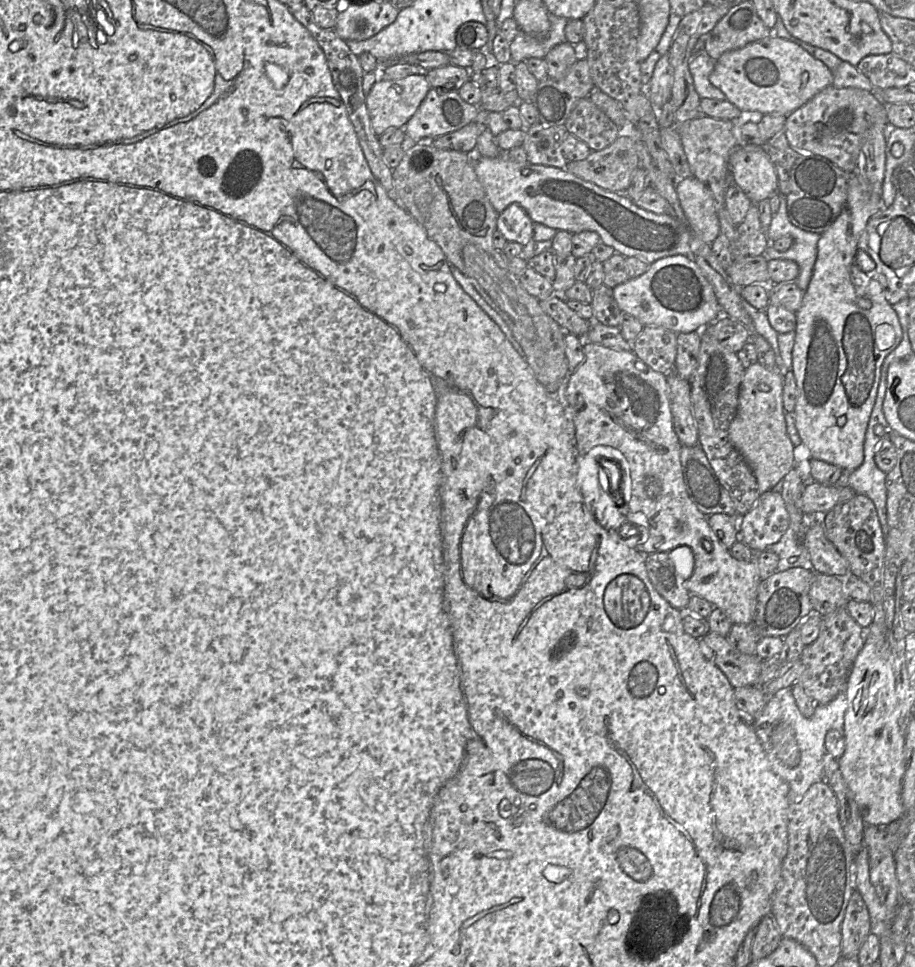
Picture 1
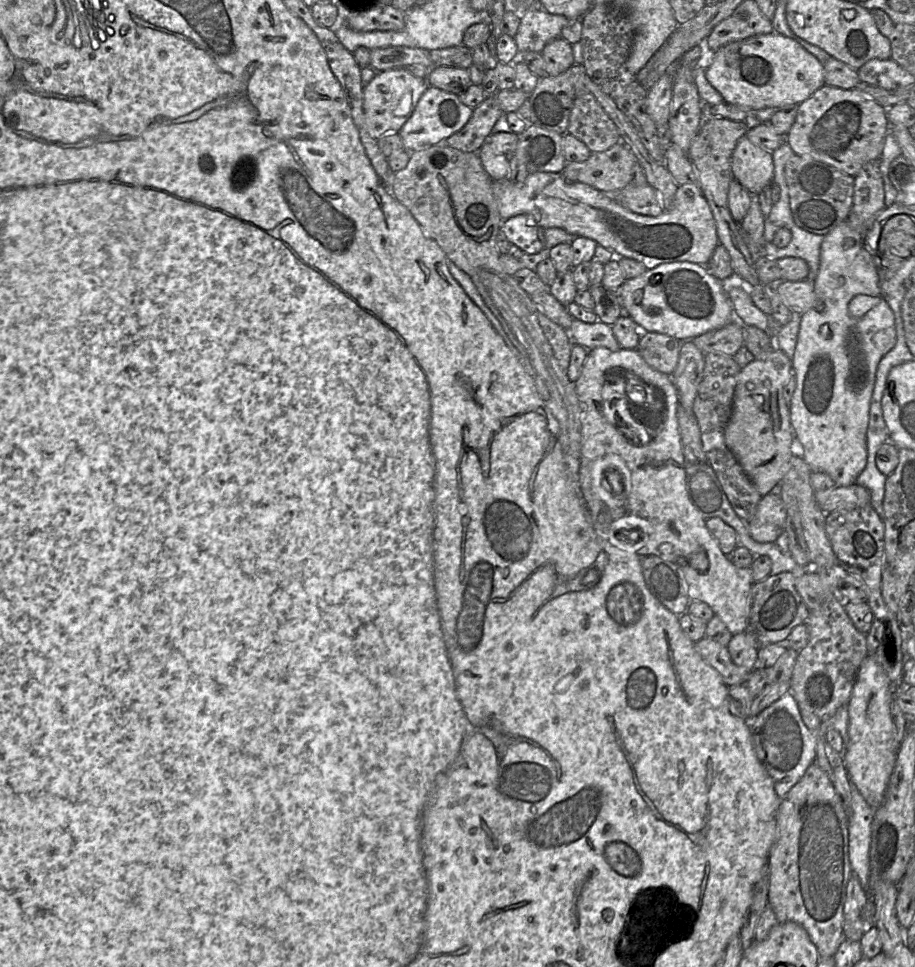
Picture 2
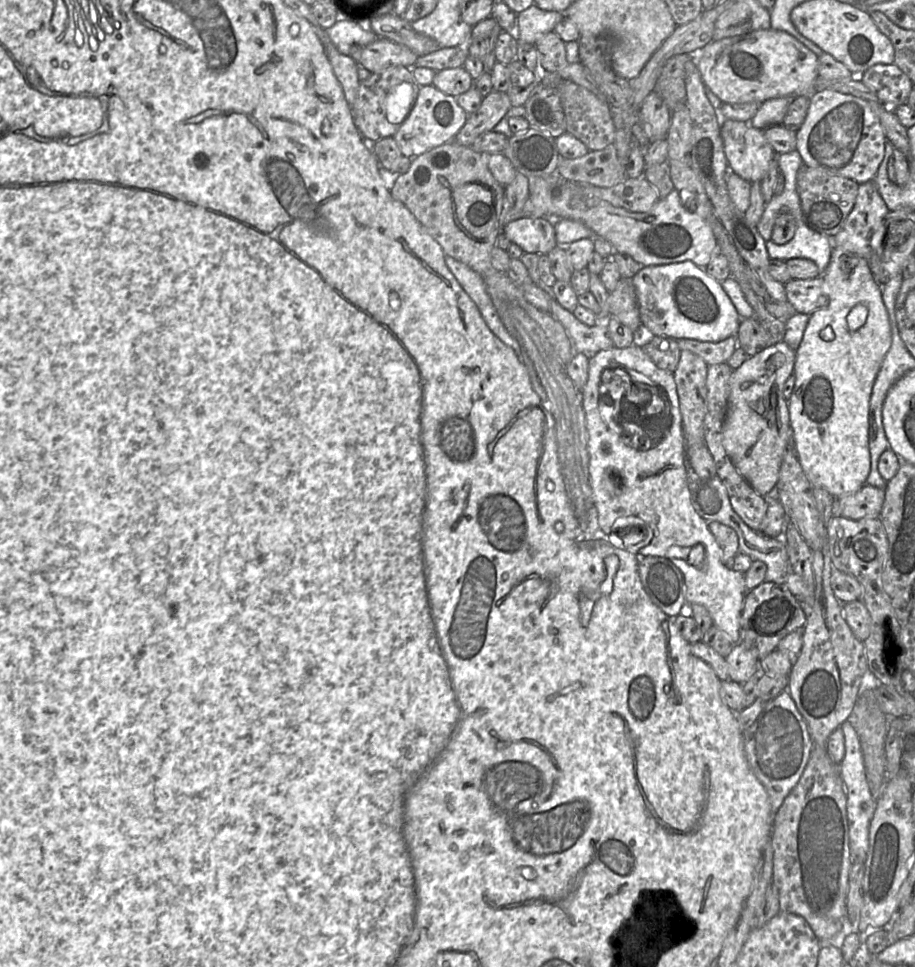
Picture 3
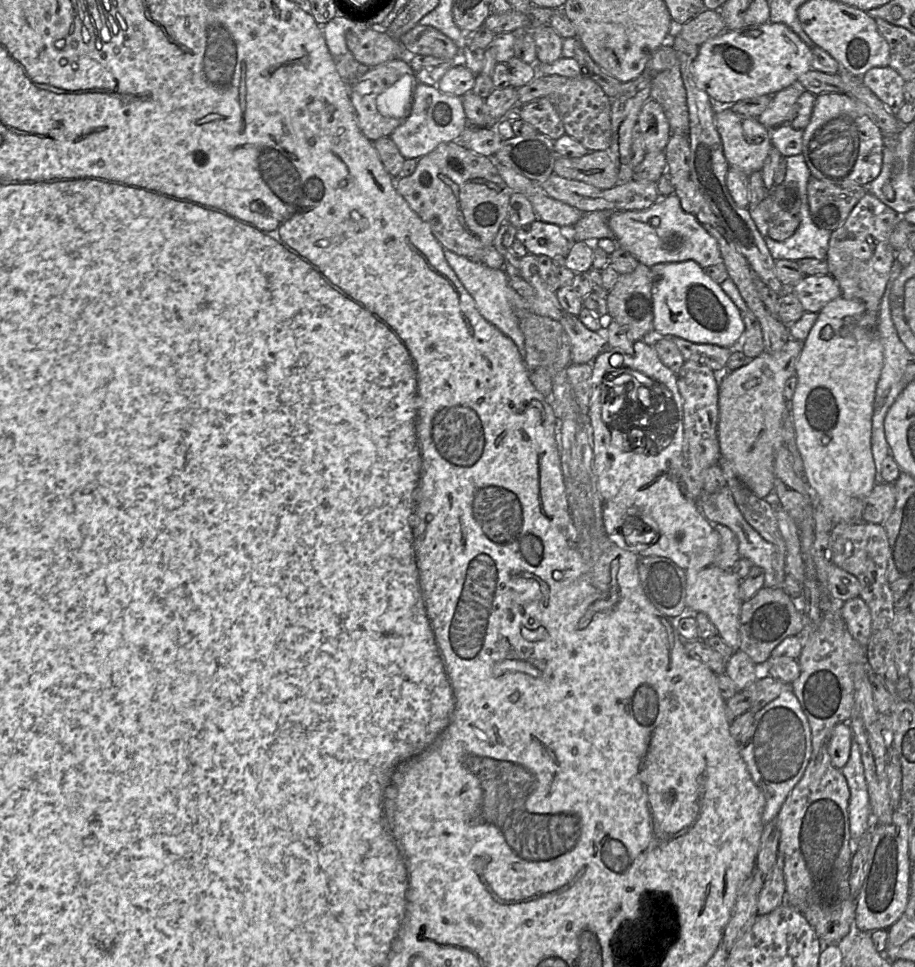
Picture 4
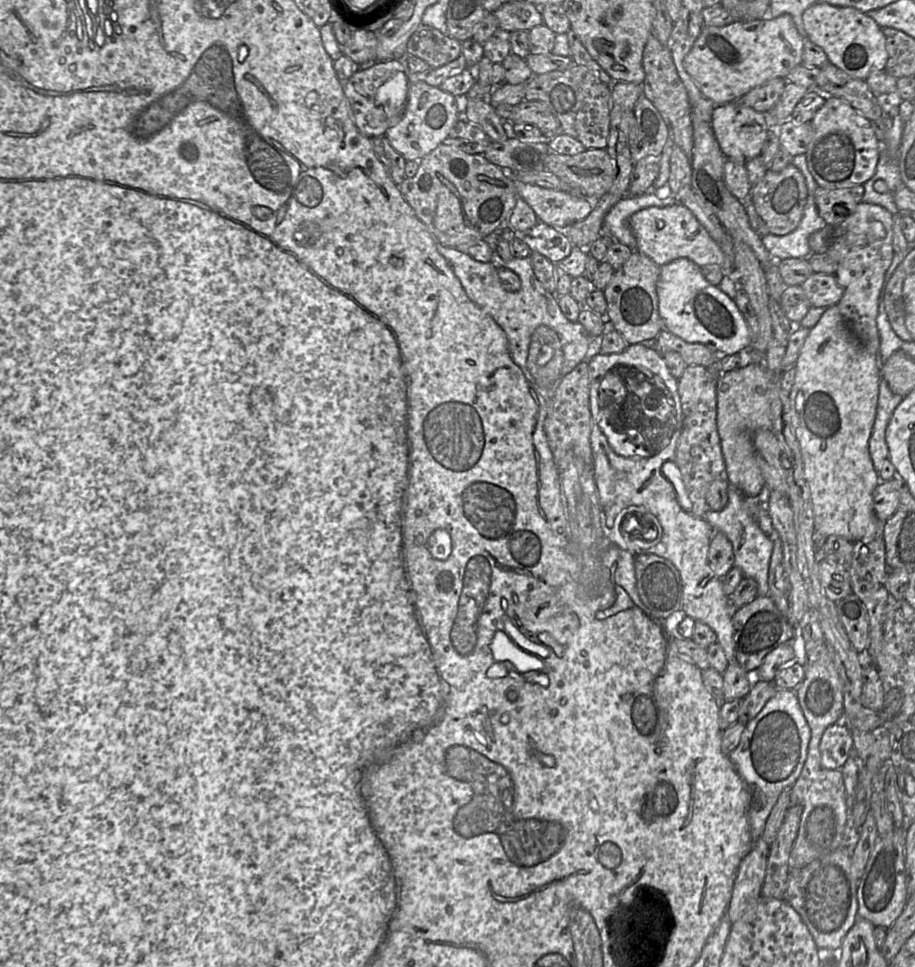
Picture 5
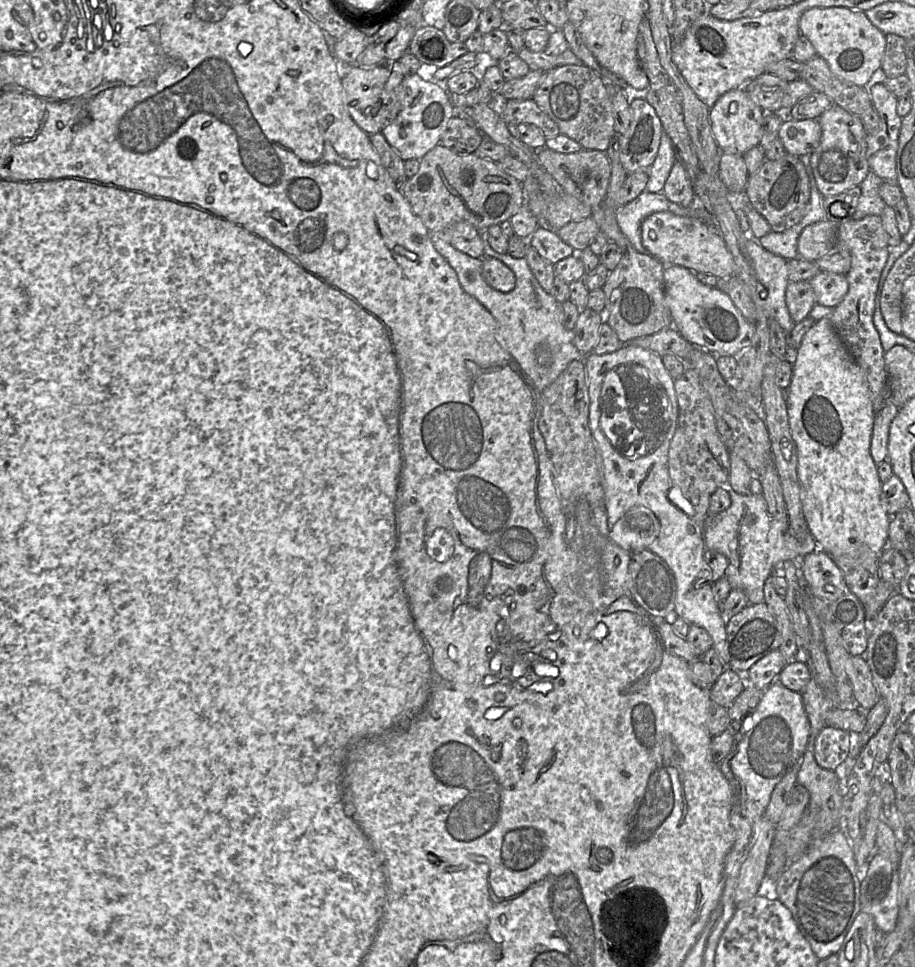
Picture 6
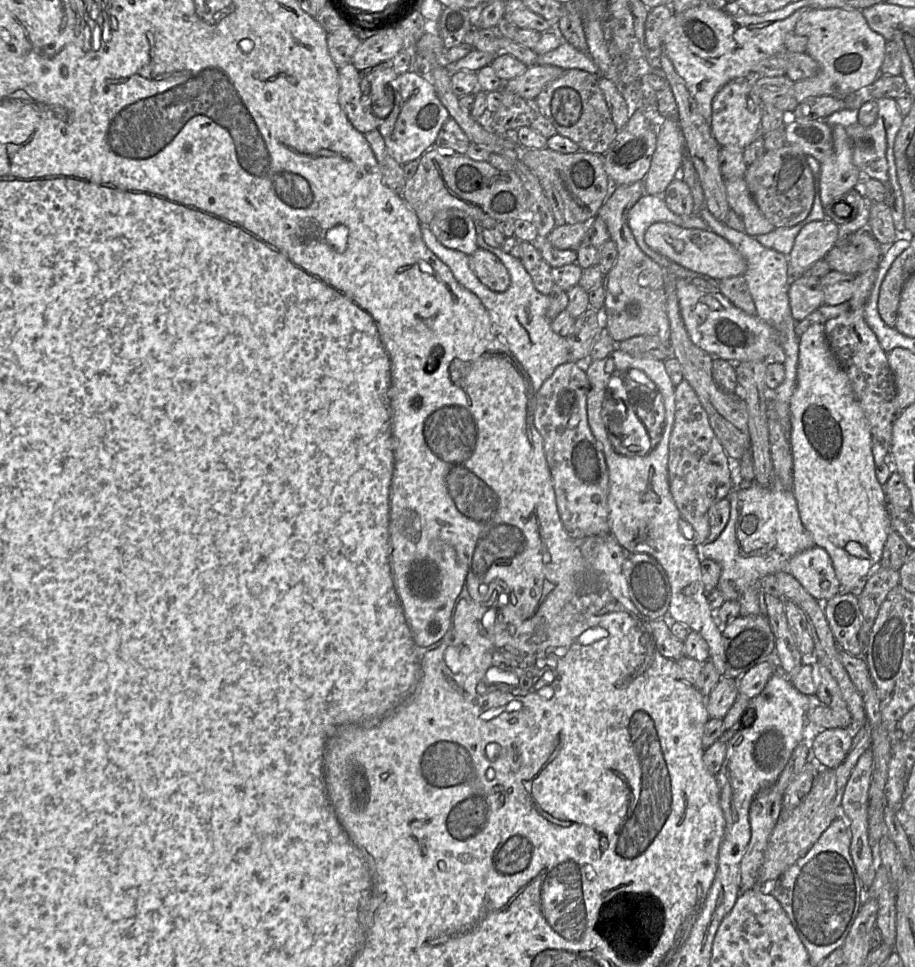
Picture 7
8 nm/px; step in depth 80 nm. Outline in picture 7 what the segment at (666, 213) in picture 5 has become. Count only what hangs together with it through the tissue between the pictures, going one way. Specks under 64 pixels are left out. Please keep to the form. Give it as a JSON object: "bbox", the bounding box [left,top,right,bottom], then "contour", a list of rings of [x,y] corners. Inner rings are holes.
{"bbox":[645,222,746,280],"contour":[[[656,222],[645,233],[646,244],[670,261],[715,280],[744,276],[746,262],[740,252],[712,230],[683,228],[669,222]]]}

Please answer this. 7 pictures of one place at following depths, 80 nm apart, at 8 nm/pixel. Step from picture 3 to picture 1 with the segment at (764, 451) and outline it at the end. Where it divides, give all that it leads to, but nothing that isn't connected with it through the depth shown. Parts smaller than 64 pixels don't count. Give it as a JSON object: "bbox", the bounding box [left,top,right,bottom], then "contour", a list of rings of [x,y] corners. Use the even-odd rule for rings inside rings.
{"bbox":[728,362,796,493],"contour":[[[758,362],[746,368],[739,388],[736,415],[728,429],[729,440],[753,472],[760,493],[771,491],[796,464],[783,407],[785,372],[778,366],[768,369]]]}

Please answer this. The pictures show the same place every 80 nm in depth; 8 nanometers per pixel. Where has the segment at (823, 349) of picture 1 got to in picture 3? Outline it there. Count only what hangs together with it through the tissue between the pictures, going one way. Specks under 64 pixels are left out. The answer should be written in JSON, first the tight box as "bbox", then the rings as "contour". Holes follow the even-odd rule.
{"bbox":[787,248,892,498],"contour":[[[833,248],[829,264],[820,276],[823,278],[823,294],[827,297],[828,304],[825,307],[818,308],[816,311],[810,314],[810,318],[805,328],[801,343],[795,350],[796,357],[793,370],[793,374],[795,375],[795,385],[791,397],[787,402],[790,427],[794,437],[794,445],[796,450],[795,454],[802,466],[805,475],[813,487],[823,488],[828,491],[829,494],[834,498],[839,498],[853,494],[860,490],[861,487],[866,485],[866,480],[871,468],[871,458],[869,452],[870,399],[876,376],[880,370],[883,359],[891,346],[892,334],[889,315],[882,298],[882,287],[875,281],[868,261],[865,258],[845,252],[841,249]],[[859,303],[863,303],[867,306],[868,315],[865,323],[859,329],[851,331],[847,324],[847,315],[850,310]]]}

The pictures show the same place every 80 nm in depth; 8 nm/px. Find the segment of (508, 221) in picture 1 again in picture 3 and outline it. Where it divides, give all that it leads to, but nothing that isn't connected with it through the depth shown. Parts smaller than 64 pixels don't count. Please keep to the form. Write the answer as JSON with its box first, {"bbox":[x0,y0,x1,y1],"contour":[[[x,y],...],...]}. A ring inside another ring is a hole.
{"bbox":[502,217,558,254],"contour":[[[521,217],[503,226],[502,233],[524,252],[548,254],[558,243],[553,224],[546,218]]]}

